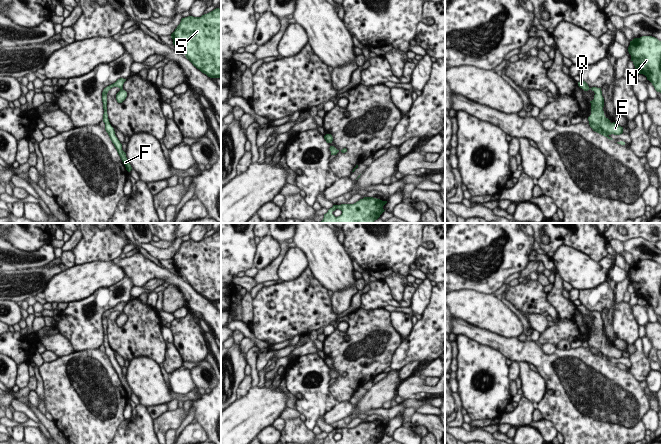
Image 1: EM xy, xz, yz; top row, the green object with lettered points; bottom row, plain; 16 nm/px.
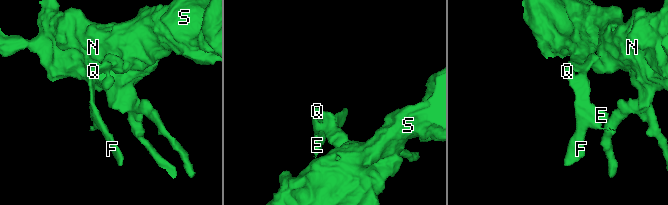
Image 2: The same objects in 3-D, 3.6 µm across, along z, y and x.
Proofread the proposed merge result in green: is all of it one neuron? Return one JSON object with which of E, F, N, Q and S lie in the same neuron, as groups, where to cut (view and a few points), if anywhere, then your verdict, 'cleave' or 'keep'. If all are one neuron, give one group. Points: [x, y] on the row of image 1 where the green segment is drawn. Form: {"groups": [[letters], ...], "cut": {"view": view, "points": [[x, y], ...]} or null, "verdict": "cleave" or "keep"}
{"groups": [["E", "F", "N", "Q", "S"]], "cut": null, "verdict": "keep"}

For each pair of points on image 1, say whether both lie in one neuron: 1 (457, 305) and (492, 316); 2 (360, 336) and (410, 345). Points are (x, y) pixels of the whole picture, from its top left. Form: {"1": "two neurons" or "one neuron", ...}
{"1": "one neuron", "2": "two neurons"}

